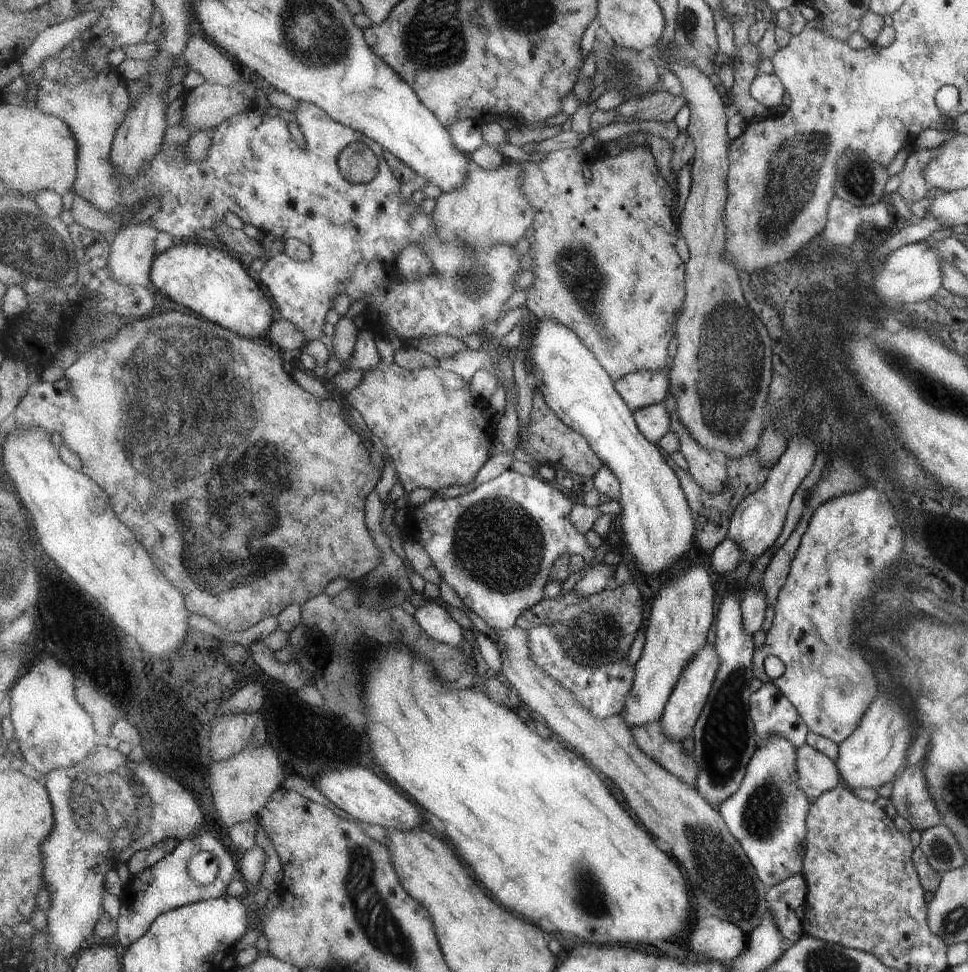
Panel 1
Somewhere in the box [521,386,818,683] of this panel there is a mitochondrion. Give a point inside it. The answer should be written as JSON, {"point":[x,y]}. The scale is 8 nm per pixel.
{"point":[579,614]}

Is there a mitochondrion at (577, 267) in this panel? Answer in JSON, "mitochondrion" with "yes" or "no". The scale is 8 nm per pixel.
{"mitochondrion":"yes"}

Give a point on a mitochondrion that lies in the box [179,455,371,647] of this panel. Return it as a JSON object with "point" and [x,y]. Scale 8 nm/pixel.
{"point":[278,525]}

